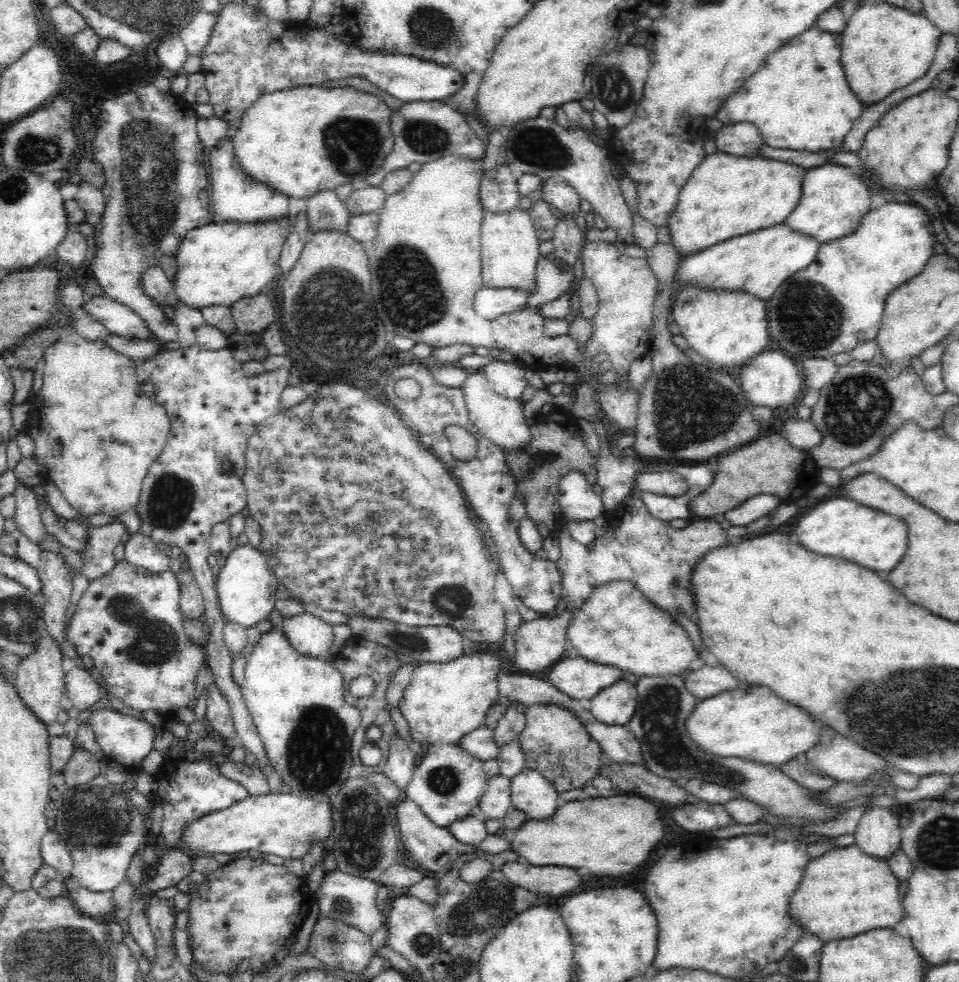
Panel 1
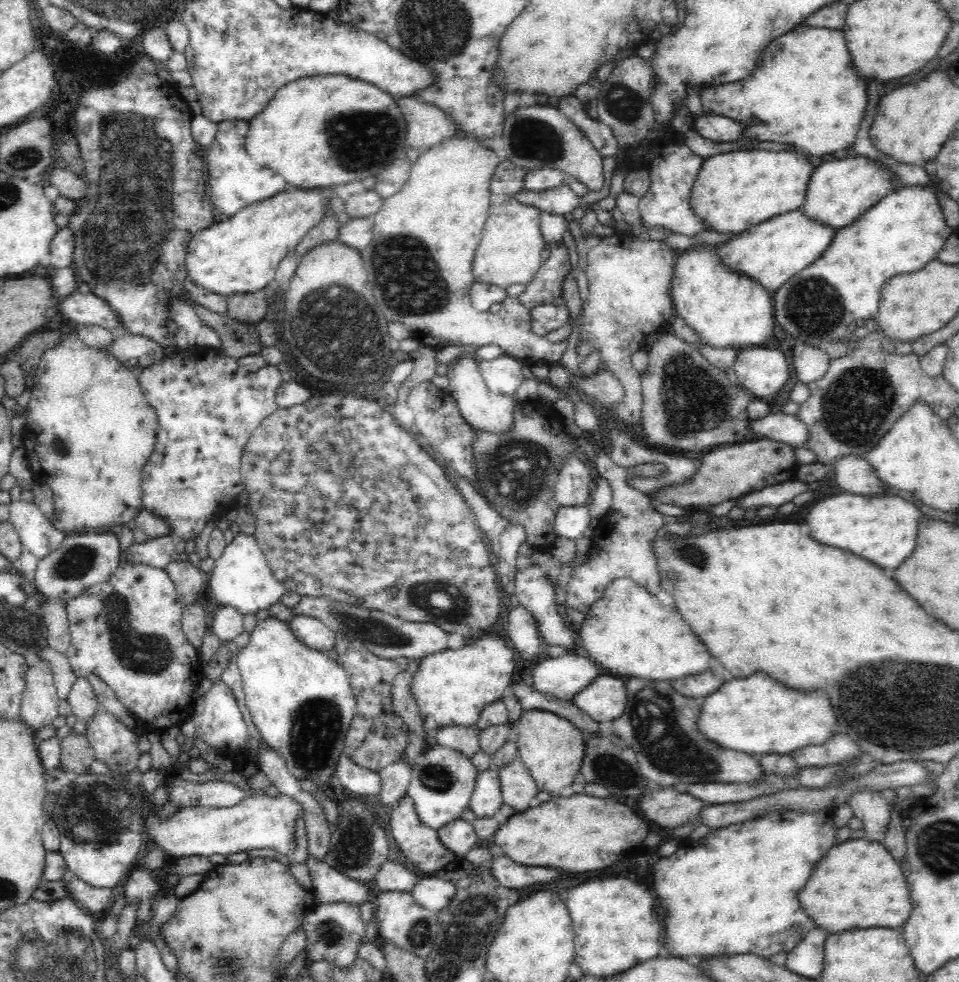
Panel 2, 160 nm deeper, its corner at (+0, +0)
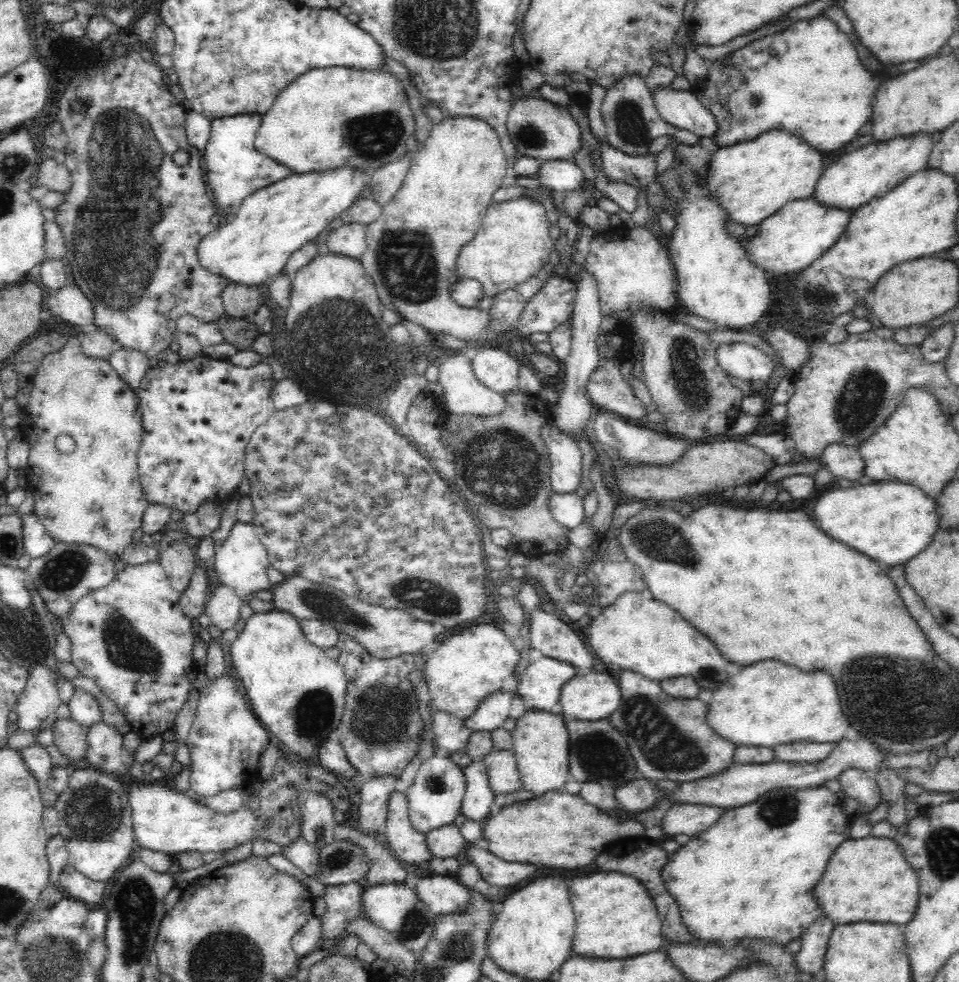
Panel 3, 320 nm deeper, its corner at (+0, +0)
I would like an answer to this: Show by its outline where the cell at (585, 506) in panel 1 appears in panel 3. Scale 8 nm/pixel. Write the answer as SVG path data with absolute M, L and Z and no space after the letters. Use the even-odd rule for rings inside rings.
M551 421L540 428L540 437L548 447L551 488L560 494L574 493L582 478L582 453L577 441L564 435Z

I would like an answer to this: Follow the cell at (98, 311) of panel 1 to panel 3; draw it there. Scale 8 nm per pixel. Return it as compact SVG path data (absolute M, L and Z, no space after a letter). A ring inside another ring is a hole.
M62 286L51 290L46 298L46 304L52 312L76 326L92 324L94 320L94 309L90 300L78 290L78 286Z

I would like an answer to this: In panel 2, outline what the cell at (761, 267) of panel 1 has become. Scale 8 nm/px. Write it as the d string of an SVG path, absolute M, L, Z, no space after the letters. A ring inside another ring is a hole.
M803 208L782 212L738 233L735 238L716 245L719 260L726 266L759 282L774 294L789 278L818 260L828 248L836 228L810 218Z

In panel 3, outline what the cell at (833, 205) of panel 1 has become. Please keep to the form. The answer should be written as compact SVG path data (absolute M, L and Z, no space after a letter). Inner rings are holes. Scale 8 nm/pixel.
M915 133L894 136L890 140L874 140L854 152L844 154L840 160L832 160L823 170L815 187L814 199L832 208L851 208L860 206L893 190L911 174L928 168L928 159L941 133Z

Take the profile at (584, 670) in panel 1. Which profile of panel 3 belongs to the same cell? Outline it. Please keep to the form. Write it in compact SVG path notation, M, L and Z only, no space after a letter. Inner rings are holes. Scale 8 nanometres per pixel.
M541 657L528 666L516 684L524 711L550 711L560 698L562 684L578 673L570 663Z

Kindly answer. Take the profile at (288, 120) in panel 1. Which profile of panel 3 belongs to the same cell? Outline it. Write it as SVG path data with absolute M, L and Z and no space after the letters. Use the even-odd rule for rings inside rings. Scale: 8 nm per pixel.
M313 69L286 86L262 115L255 137L256 150L298 174L338 166L376 170L390 164L404 155L406 142L415 136L409 102L412 89L401 82L383 69Z

